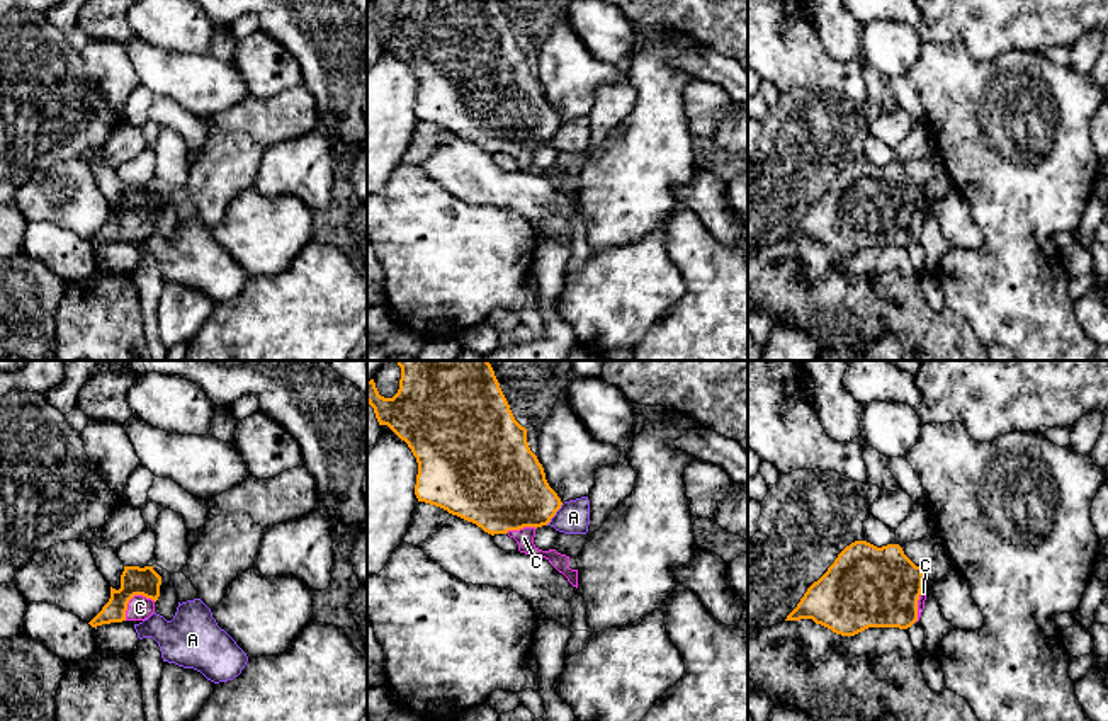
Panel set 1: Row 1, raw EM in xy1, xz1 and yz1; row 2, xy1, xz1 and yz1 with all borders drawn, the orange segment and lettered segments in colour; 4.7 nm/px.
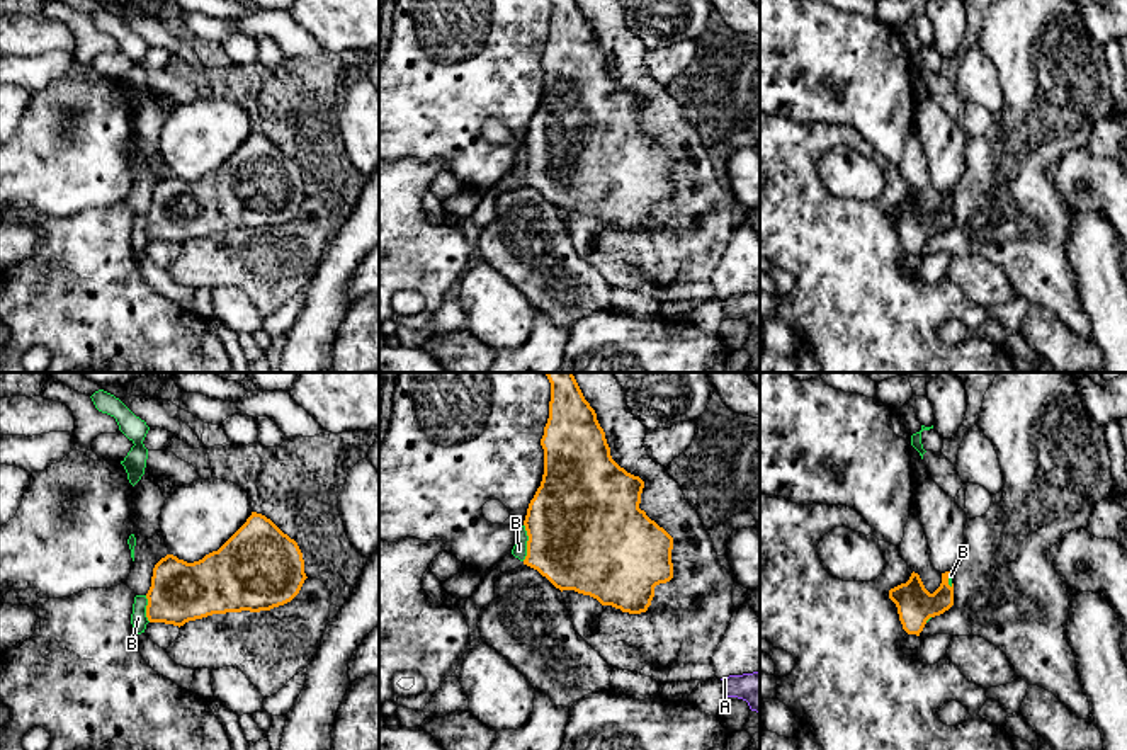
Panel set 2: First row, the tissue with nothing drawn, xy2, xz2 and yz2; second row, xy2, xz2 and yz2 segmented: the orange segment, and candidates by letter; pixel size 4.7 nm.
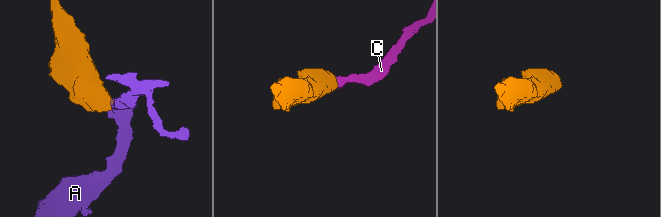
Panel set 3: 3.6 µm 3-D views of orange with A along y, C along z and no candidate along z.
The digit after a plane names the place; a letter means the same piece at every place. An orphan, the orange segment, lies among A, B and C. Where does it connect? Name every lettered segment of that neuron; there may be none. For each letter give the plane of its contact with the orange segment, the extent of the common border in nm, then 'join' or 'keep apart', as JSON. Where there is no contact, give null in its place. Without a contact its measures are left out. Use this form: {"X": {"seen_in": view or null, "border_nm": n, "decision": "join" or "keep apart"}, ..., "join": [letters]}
{"A": {"seen_in": "xz1", "border_nm": 130, "decision": "keep apart"}, "B": {"seen_in": "xz2", "border_nm": 180, "decision": "keep apart"}, "C": {"seen_in": "xy1", "border_nm": 180, "decision": "join"}, "join": ["C"]}

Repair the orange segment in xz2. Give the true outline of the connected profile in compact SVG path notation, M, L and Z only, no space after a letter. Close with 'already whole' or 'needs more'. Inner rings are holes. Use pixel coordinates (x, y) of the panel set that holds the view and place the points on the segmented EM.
M546 372L546 376L551 383L551 401L541 439L544 474L524 520L529 536L524 565L537 570L561 592L575 590L629 614L646 612L654 587L673 578L673 537L639 509L644 481L612 459L605 432L573 372Z | already whole

